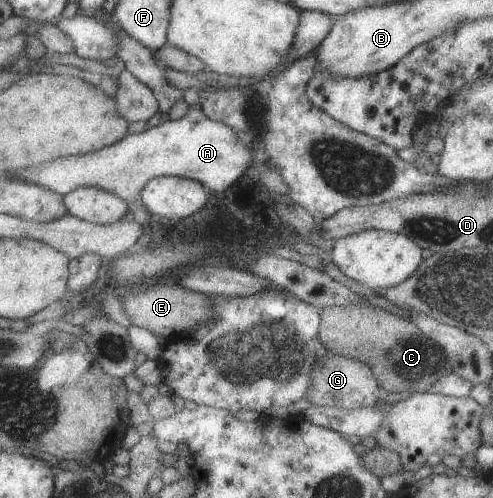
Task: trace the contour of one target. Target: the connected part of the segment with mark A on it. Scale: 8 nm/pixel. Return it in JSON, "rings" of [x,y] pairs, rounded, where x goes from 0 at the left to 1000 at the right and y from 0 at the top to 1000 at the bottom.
{"rings":[[[383,213],[379,229],[365,241],[341,241],[290,267],[260,271],[239,289],[199,305],[152,311],[132,321],[112,321],[91,337],[63,337],[39,345],[34,357],[67,361],[101,382],[136,392],[172,373],[197,373],[235,388],[252,402],[286,408],[298,369],[333,351],[361,351],[408,365],[426,384],[456,386],[489,357],[515,325],[515,305],[489,281],[473,257],[432,243],[418,233],[408,213]]]}

